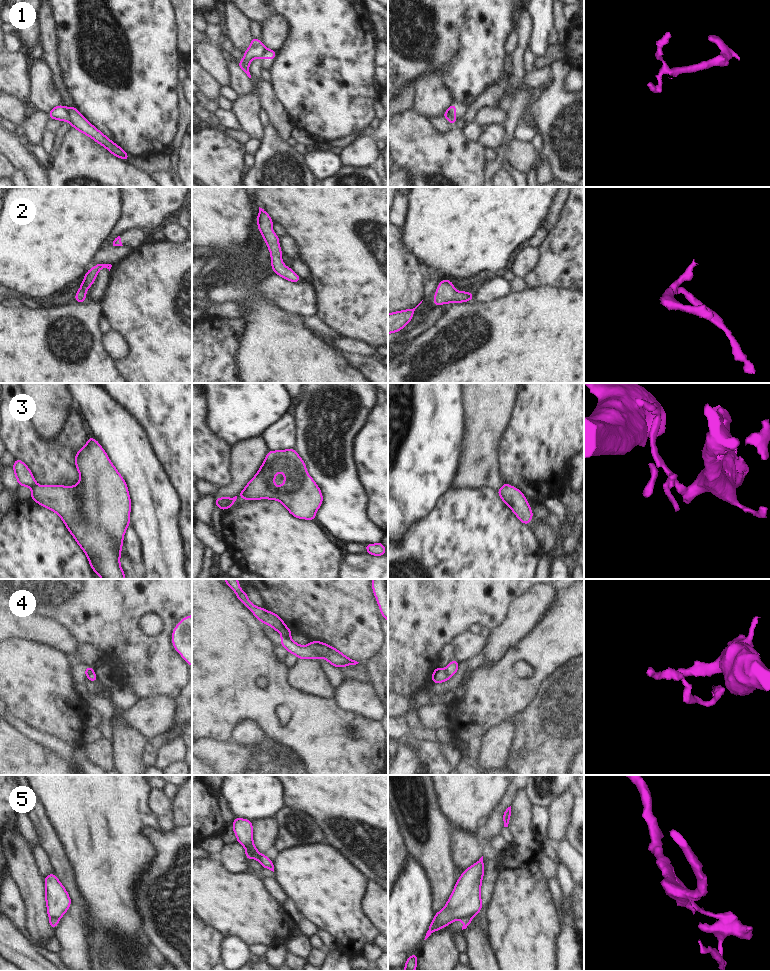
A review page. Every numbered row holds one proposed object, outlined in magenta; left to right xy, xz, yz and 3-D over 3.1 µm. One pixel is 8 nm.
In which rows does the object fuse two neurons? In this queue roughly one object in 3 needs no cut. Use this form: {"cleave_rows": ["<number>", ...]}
{"cleave_rows": ["1", "3", "4", "5"]}

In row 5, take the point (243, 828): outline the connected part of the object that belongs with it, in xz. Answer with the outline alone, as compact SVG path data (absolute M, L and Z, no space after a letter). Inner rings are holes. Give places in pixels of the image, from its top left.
M234 818L232 825L237 842L243 845L246 851L254 851L256 854L252 858L259 861L260 853L253 844L253 825L251 821L243 818Z

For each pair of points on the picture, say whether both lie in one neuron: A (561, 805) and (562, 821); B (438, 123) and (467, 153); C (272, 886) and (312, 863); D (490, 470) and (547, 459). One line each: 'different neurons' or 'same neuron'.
A: same neuron
B: different neurons
C: different neurons
D: different neurons

